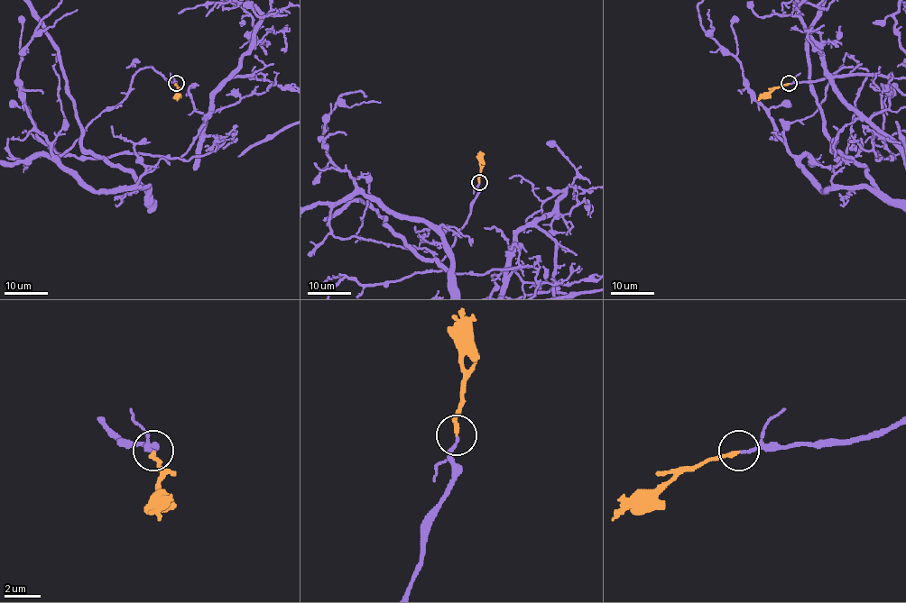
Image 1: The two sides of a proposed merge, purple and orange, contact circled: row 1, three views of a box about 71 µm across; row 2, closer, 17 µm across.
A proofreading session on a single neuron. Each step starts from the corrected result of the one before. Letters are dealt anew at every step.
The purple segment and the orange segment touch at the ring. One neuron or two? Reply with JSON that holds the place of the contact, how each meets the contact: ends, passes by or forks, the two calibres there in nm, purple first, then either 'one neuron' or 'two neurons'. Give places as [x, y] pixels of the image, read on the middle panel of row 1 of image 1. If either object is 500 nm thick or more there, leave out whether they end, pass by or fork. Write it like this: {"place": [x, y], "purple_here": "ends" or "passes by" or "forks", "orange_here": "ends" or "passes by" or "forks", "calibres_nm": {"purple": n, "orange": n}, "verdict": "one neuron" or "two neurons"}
{"place": [479, 182], "purple_here": "ends", "orange_here": "ends", "calibres_nm": {"purple": 170, "orange": 240}, "verdict": "one neuron"}

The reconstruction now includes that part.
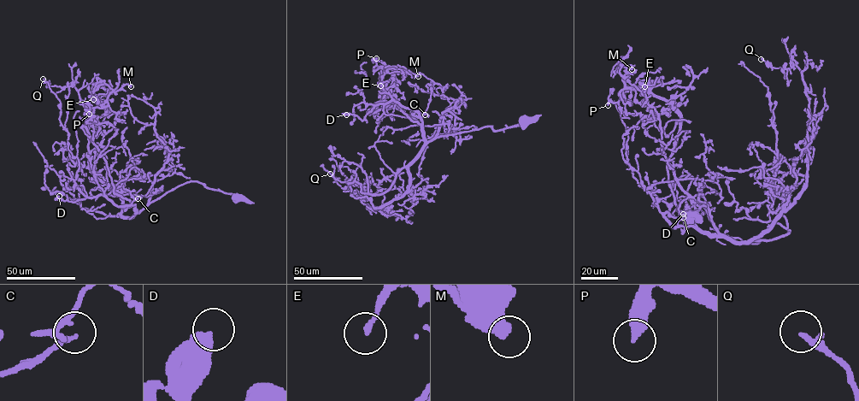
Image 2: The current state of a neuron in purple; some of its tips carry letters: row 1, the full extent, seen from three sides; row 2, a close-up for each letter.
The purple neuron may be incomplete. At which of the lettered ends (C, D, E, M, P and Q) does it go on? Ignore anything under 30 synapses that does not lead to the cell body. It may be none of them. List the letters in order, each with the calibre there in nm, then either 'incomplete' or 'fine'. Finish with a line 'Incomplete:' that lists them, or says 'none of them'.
C: calibre 110 nm; fine
D: calibre 650 nm; fine
E: calibre 170 nm; fine
M: calibre 600 nm; fine
P: calibre 400 nm; fine
Q: calibre 280 nm; fine
Incomplete: none of them

